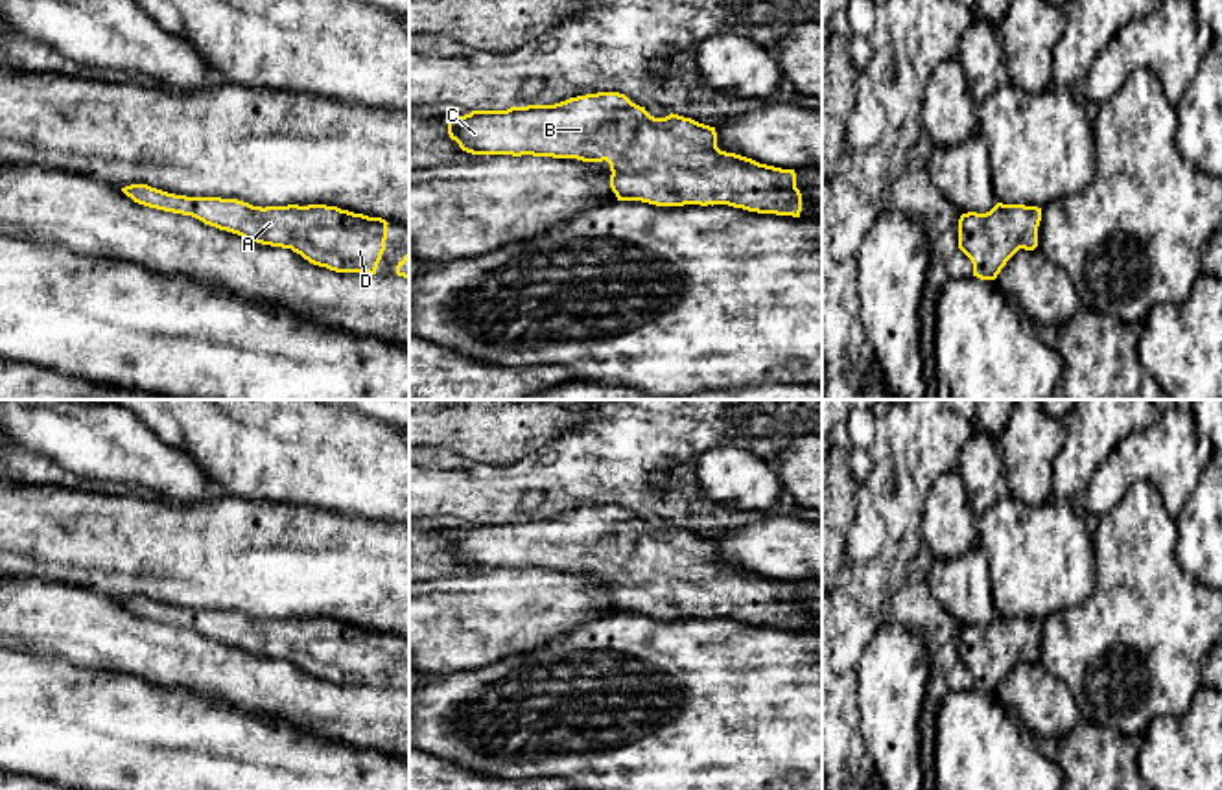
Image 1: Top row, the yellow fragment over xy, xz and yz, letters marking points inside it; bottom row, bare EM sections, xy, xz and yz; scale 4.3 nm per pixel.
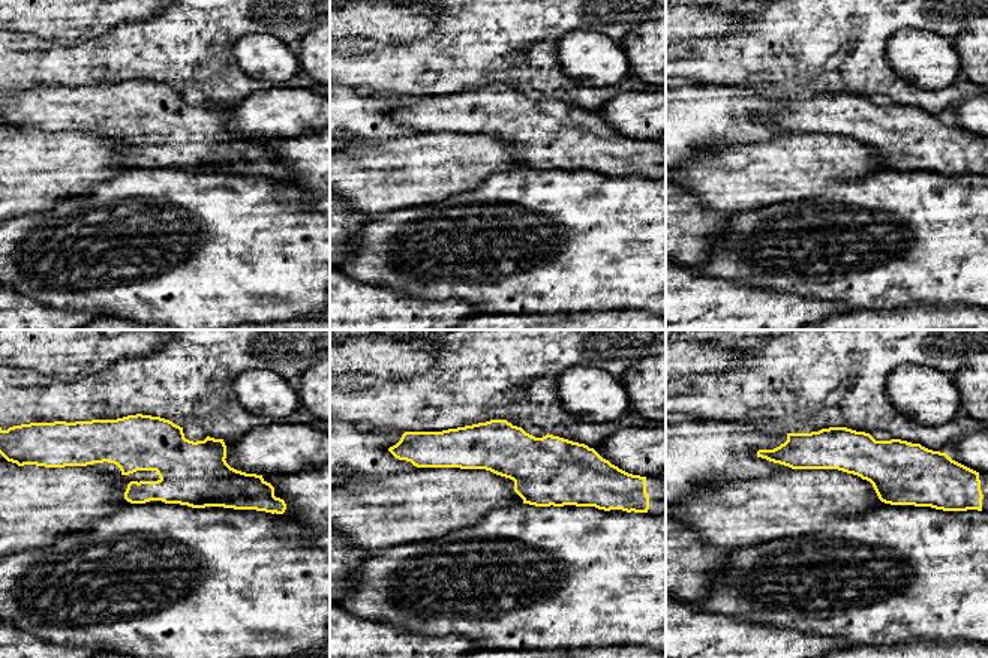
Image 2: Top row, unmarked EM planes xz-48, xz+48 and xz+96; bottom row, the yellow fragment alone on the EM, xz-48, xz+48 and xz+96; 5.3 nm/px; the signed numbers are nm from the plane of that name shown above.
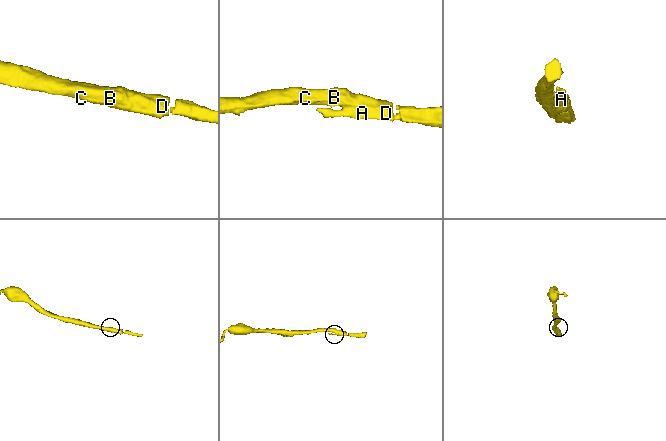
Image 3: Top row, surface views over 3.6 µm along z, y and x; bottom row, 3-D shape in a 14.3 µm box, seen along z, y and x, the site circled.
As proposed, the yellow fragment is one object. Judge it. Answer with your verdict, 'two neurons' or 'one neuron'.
one neuron

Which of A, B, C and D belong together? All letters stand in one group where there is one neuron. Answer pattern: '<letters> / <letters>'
A B C D

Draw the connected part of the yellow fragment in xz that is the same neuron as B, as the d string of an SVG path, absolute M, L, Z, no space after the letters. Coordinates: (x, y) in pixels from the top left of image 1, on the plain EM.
M619 505L570 510L555 517L472 523L446 529L448 547L472 567L533 567L610 576L610 600L617 613L641 613L656 619L728 617L758 626L800 630L802 606L794 582L759 576L717 560L715 540L691 530L651 529L645 519Z

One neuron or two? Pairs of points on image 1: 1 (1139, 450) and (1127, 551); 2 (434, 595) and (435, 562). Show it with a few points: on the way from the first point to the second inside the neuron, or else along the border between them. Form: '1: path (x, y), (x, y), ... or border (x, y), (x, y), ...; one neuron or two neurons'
1: border (1167, 511), (1160, 492), (1138, 481), (1106, 512); two neurons
2: border (472, 568), (428, 579); two neurons

